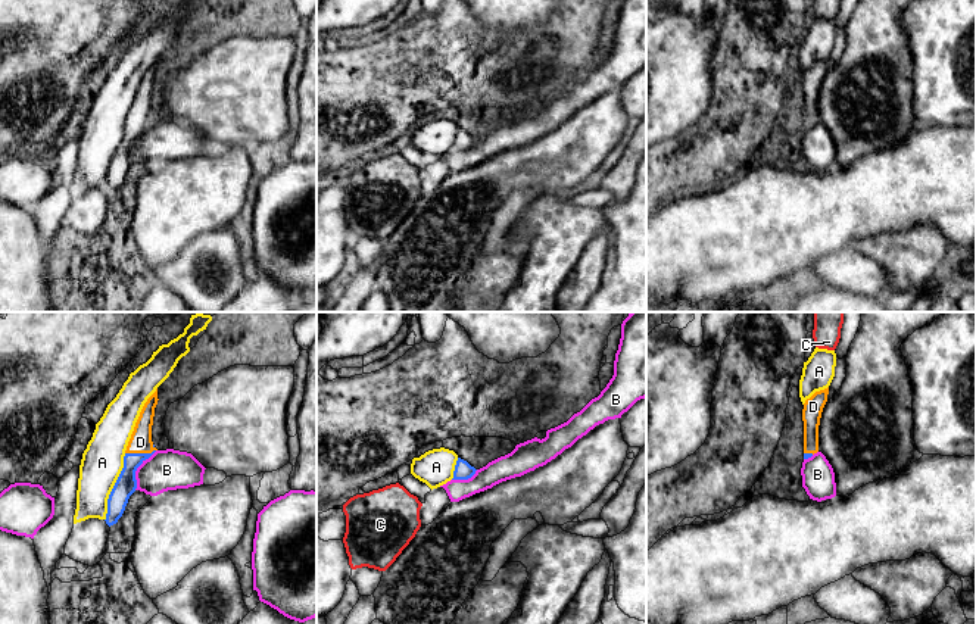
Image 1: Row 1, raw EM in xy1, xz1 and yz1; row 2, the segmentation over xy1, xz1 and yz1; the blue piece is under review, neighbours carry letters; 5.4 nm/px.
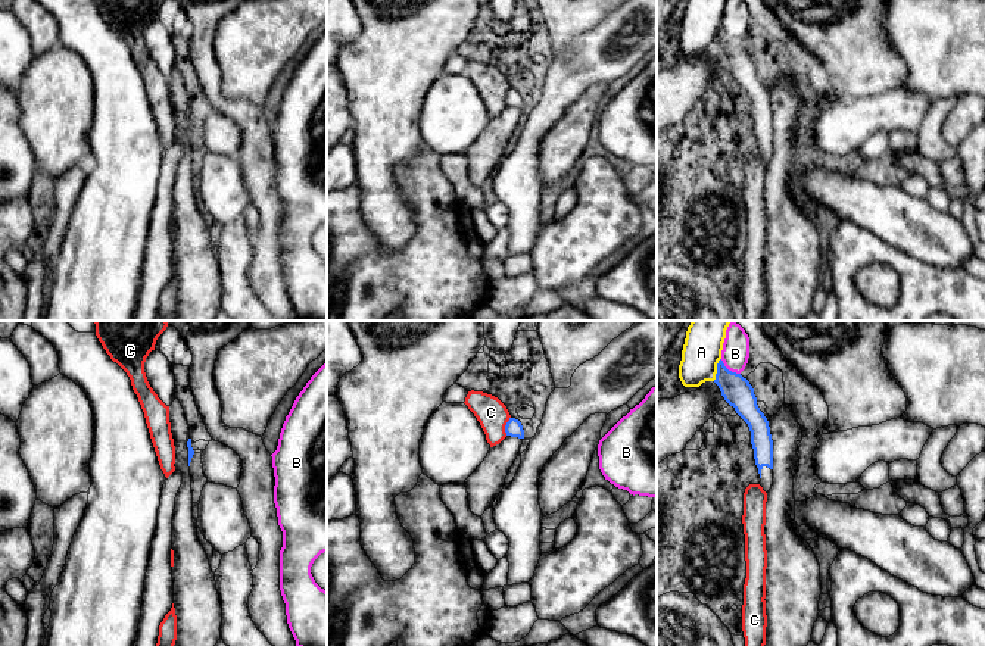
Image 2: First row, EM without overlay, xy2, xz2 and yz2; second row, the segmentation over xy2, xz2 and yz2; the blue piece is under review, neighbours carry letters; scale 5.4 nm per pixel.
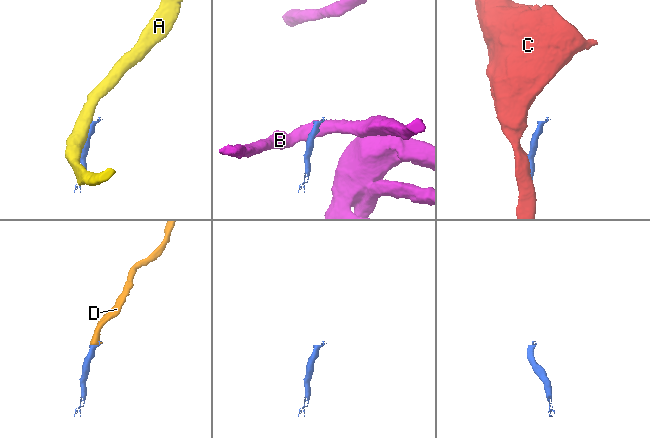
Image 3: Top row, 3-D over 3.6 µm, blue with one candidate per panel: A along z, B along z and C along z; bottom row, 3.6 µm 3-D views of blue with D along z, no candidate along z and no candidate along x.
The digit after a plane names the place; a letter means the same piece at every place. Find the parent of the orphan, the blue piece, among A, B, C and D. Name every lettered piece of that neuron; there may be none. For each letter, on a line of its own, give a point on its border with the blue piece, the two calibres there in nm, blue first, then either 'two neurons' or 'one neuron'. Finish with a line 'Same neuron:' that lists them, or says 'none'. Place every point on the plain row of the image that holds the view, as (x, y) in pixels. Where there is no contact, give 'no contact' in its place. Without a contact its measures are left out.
A: meets blue in xy1 at (114, 158); 120 nm thick on the blue side, 220 nm on the other; two neurons
B: meets blue in xy1 at (136, 140); 120 nm thick on the blue side, 220 nm on the other; two neurons
C: meets blue in xz2 at (505, 96); 90 nm thick on the blue side, 170 nm on the other; two neurons
D: meets blue in xy1 at (140, 124); 120 nm thick on the blue side, 120 nm on the other; one neuron
Same neuron: D

